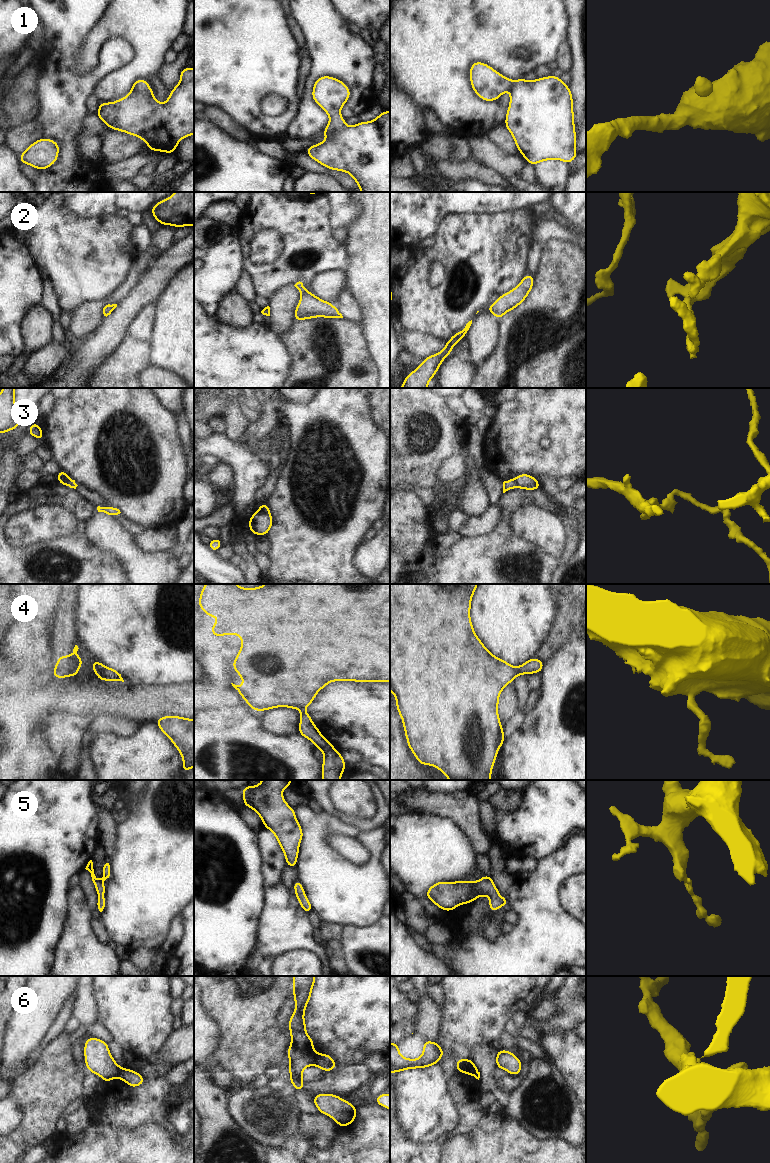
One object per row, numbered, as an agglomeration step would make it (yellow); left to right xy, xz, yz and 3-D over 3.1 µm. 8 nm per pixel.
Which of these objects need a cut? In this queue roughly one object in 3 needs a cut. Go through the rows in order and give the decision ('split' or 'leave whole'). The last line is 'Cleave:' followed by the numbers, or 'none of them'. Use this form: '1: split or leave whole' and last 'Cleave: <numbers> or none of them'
1: leave whole
2: leave whole
3: split
4: leave whole
5: leave whole
6: split
Cleave: 3, 6

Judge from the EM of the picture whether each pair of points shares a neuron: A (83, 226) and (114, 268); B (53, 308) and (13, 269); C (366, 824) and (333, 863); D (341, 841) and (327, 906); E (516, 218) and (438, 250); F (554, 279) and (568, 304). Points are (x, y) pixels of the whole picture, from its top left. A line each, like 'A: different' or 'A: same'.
A: same
B: different
C: different
D: different
E: same
F: same

